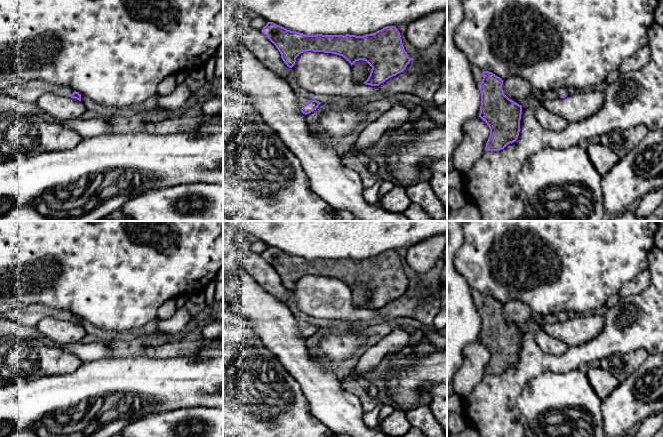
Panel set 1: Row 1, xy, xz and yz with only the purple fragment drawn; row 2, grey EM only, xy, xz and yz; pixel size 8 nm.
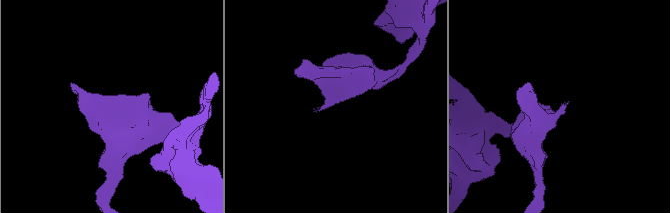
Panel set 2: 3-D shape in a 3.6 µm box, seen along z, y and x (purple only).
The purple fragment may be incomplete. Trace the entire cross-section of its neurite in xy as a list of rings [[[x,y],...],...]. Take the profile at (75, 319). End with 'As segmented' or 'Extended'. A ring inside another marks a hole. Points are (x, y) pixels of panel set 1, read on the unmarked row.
[[[42,304],[20,306],[11,311],[0,314],[0,319],[12,320],[24,327],[33,328],[36,328],[40,320],[47,317],[68,320],[81,325],[81,318],[73,313],[66,310],[50,308]]]. Extended

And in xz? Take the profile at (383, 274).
[[[267,246],[262,252],[262,257],[276,270],[284,287],[292,292],[296,282],[303,276],[332,277],[345,282],[351,290],[359,284],[366,285],[371,291],[366,309],[379,310],[389,302],[403,296],[410,287],[411,282],[404,273],[400,256],[396,250],[386,250],[375,257],[363,260],[356,259],[306,259],[296,255],[290,255],[273,246]]]. As segmented

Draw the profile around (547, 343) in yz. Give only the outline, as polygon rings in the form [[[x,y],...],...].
[[[542,329],[535,331],[535,340],[540,349],[548,354],[560,356],[568,350],[567,344],[548,335]]]

